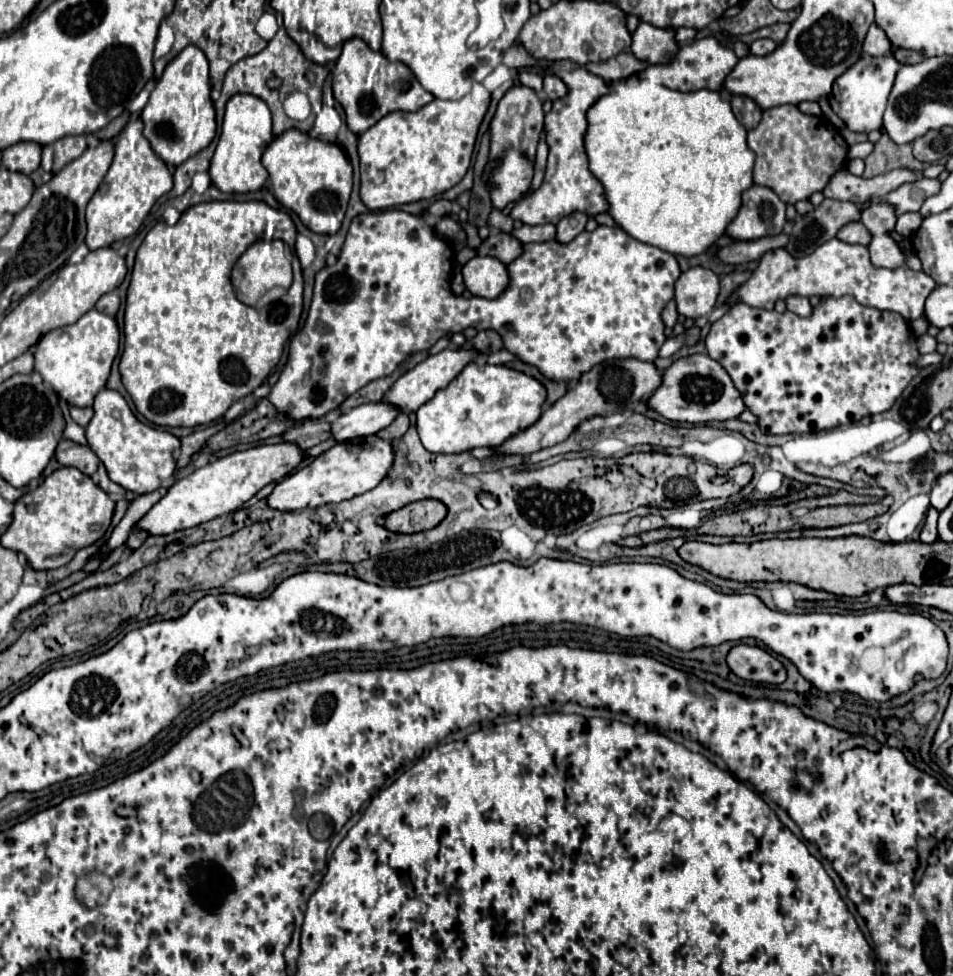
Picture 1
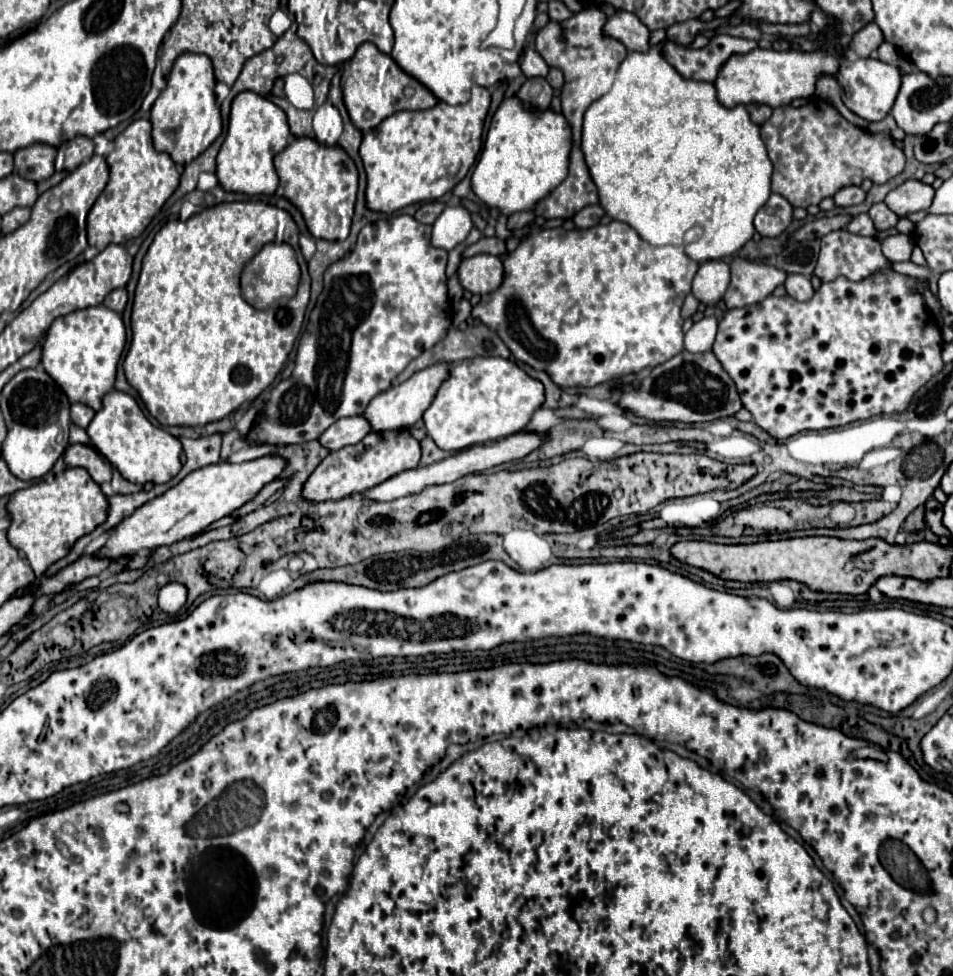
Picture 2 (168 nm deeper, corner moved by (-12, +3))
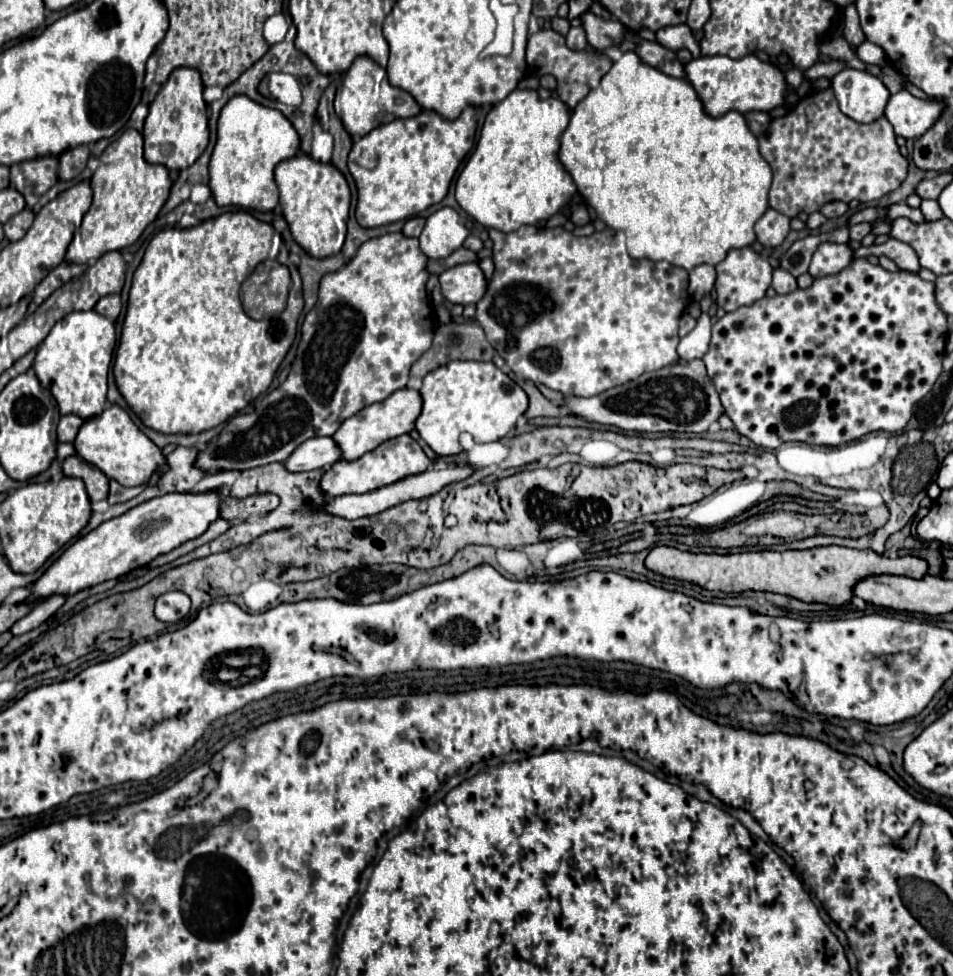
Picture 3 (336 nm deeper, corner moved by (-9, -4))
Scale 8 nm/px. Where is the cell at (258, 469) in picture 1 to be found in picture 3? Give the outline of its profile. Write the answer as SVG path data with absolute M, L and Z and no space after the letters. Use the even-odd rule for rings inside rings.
M206 491L198 495L168 493L164 497L140 503L136 505L136 509L130 509L128 513L114 517L112 521L100 523L88 535L76 539L42 573L42 577L36 583L32 583L30 595L24 599L24 603L30 605L40 599L48 599L52 595L68 597L82 589L94 587L102 581L118 579L130 573L132 569L150 563L158 555L164 555L174 547L200 537L208 529L208 525L218 519L218 505L220 505L220 493L216 491Z

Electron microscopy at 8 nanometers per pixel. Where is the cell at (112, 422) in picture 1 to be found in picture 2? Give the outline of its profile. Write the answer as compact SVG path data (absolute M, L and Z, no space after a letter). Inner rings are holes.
M111 390L103 396L103 408L87 426L91 444L121 472L123 478L135 484L165 484L181 470L183 446L179 438L163 428L153 426L143 414L137 400L125 392Z

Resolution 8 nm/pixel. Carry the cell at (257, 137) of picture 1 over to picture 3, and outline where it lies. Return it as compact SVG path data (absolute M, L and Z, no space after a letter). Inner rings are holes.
M236 95L220 111L218 139L210 157L210 191L218 207L244 207L260 213L278 205L274 167L300 153L300 135L278 109L264 107L250 97Z

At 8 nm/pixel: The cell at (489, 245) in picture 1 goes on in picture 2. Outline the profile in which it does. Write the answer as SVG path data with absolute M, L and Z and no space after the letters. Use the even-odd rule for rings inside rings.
M481 238L479 242L475 242L475 244L471 244L465 252L463 252L463 256L465 258L471 258L471 256L475 256L475 254L493 254L493 256L507 256L507 248L505 248L505 240L501 240L501 238Z

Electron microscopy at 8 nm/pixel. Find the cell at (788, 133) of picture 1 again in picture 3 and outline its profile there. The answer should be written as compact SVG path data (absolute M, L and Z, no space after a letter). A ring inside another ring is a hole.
M832 87L802 97L790 113L772 119L758 141L760 153L774 173L770 207L786 217L802 211L810 215L830 201L878 201L894 191L908 173L908 161L898 151L890 121L886 117L868 125L852 121L838 109Z

